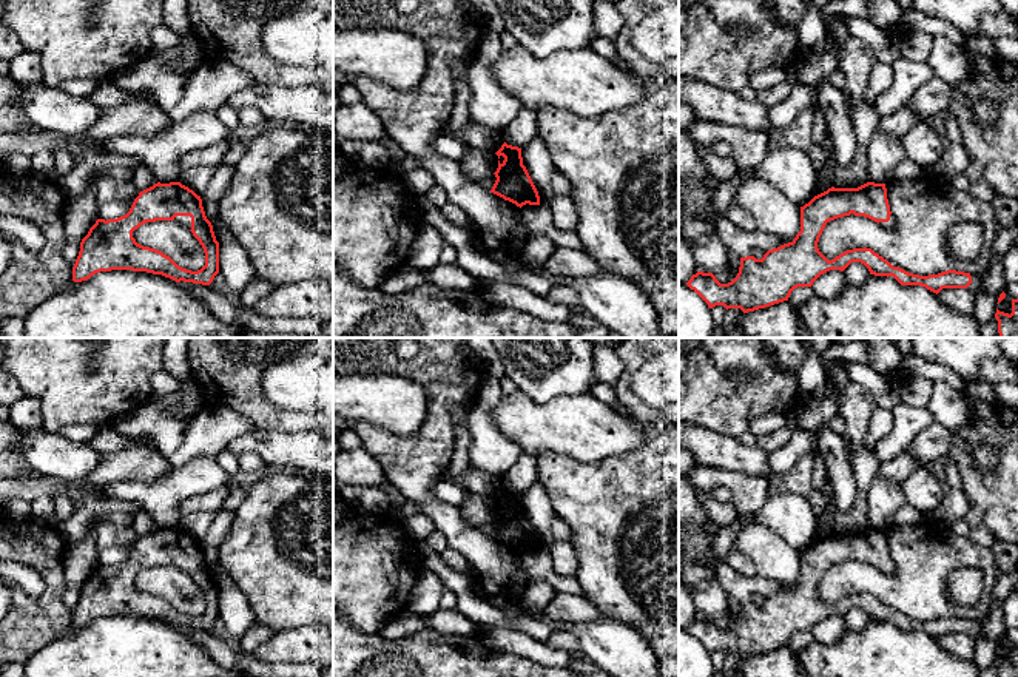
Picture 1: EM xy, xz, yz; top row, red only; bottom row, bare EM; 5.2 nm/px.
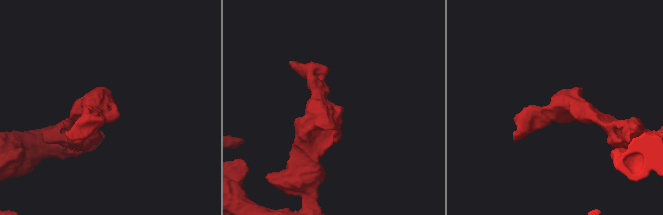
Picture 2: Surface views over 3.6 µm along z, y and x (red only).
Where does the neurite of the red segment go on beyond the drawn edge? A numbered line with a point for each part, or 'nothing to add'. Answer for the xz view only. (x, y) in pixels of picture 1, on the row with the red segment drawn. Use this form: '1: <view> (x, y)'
nothing to add

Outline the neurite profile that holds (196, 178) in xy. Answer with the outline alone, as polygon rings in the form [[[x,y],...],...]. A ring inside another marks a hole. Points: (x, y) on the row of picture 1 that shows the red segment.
[[[210,165],[193,167],[182,171],[179,182],[202,196],[214,171]]]

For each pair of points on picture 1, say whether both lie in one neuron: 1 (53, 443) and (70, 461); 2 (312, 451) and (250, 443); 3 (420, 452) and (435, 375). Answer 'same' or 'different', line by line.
1: same
2: same
3: same

